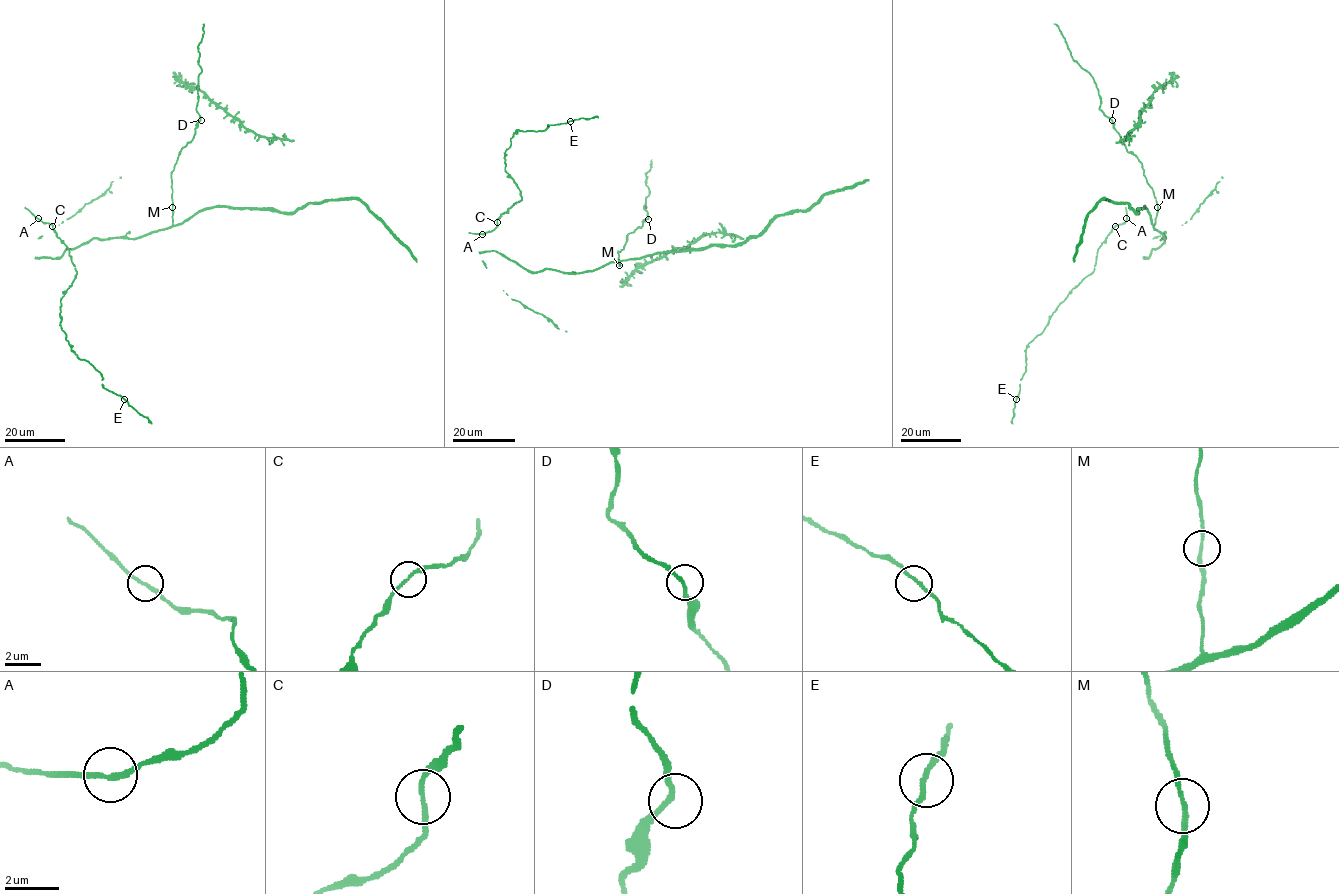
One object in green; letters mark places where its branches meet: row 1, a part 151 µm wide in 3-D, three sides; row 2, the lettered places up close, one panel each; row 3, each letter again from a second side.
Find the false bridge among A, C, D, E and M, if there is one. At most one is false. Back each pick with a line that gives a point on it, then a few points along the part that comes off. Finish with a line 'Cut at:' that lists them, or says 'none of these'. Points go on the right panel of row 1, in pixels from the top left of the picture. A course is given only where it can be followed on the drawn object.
Cut at: none of these

